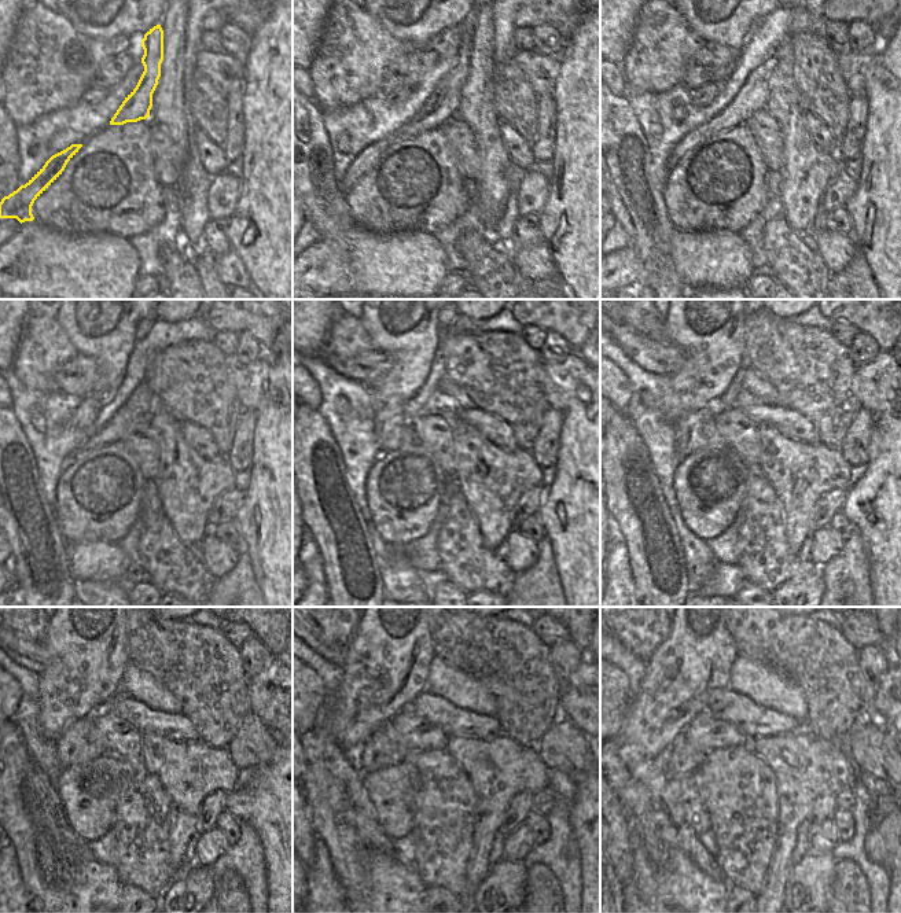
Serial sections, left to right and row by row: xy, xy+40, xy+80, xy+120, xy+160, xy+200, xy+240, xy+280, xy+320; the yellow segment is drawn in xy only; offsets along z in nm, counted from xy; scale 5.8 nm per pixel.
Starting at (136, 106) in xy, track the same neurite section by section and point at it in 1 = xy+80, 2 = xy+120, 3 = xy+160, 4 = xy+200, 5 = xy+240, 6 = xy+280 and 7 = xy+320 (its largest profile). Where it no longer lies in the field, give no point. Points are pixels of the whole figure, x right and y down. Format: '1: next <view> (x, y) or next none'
1: next xy+80 (753, 96)
2: next xy+120 (142, 402)
3: next xy+160 (393, 430)
4: next xy+200 (694, 431)
5: next xy+240 (77, 744)
6: next xy+280 (379, 751)
7: next xy+320 (683, 759)

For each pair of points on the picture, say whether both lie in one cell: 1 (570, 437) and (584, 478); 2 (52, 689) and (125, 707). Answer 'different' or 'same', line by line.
1: same
2: different

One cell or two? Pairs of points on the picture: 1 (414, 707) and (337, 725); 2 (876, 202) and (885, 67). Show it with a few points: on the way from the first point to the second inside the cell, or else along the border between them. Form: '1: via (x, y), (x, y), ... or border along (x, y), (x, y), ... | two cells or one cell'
1: border along (423, 689), (404, 709) | two cells
2: via (886, 169), (886, 100) | one cell

